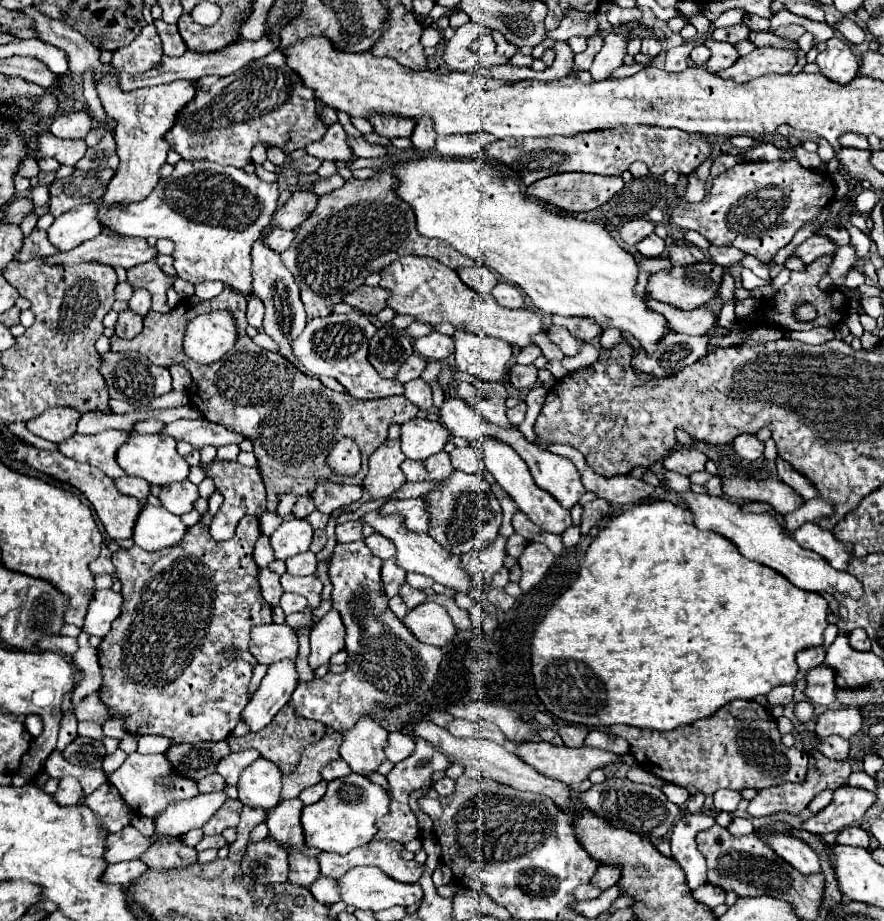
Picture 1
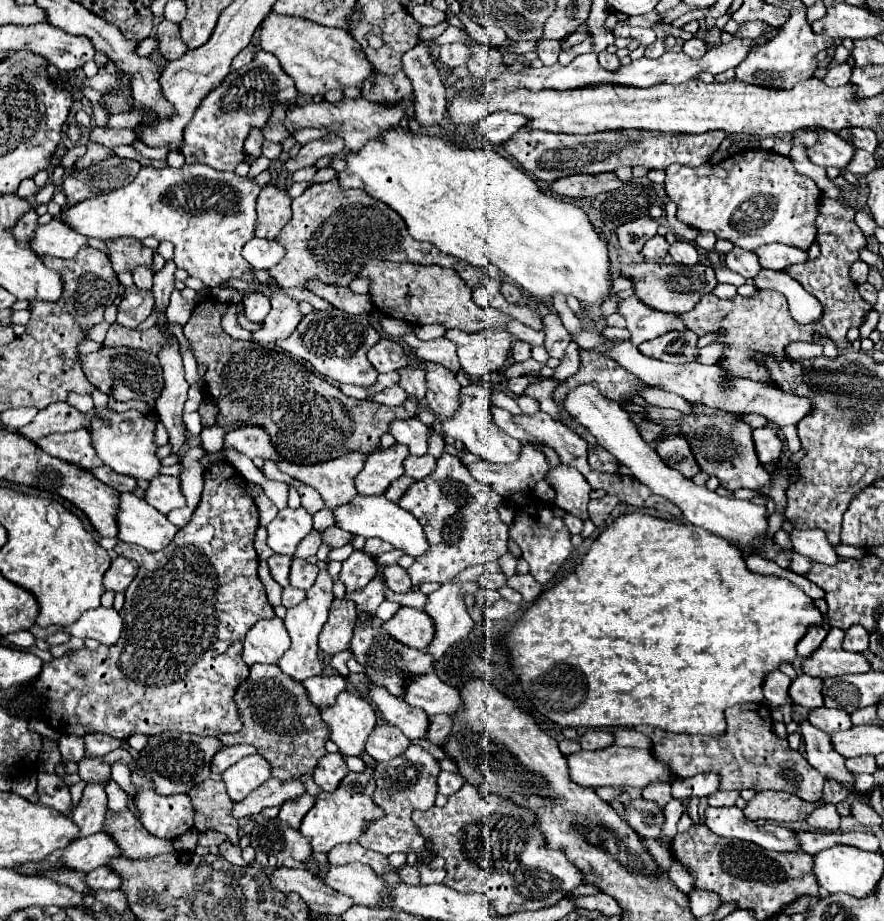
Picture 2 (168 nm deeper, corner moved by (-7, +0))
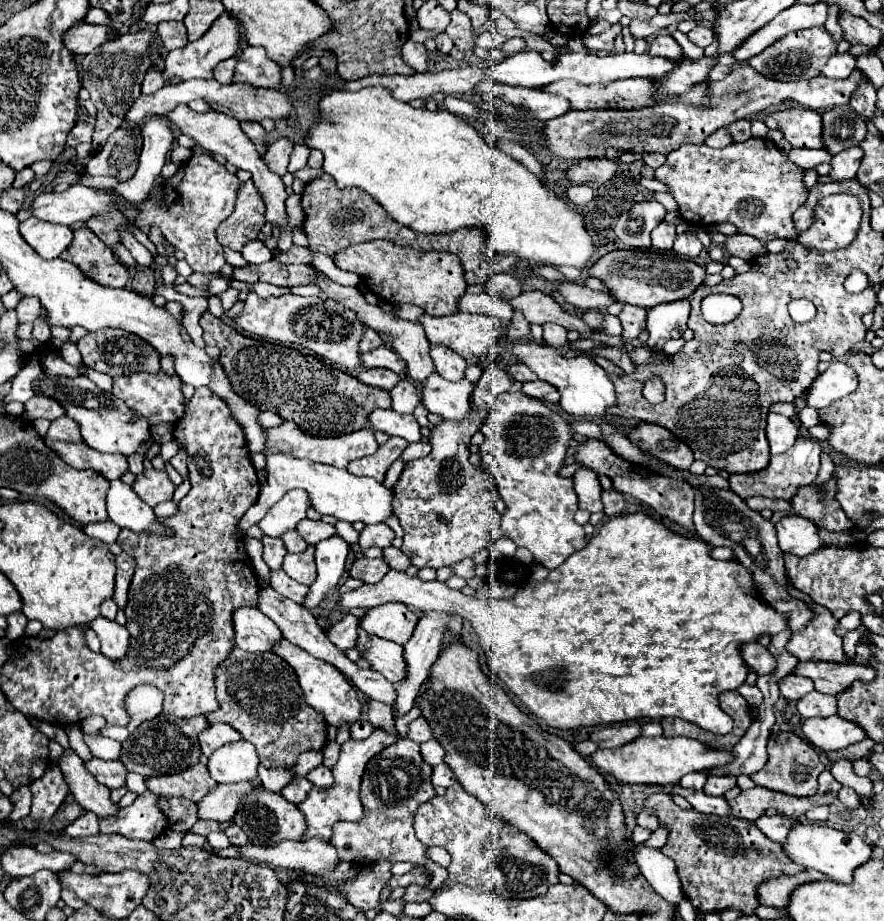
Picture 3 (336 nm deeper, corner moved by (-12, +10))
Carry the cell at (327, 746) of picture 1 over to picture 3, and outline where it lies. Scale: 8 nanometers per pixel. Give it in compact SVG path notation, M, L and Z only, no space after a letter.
M234 783L234 785L216 785L208 791L208 795L196 803L198 819L212 819L218 823L232 821L238 805L242 803L242 795L254 789L250 783Z

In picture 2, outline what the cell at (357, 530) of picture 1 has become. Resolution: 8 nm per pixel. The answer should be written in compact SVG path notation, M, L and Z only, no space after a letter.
M337 525L325 529L321 535L323 535L323 541L329 543L331 547L343 547L343 545L351 543L351 539L353 539L353 535L351 535L349 531L343 531L343 529L337 527Z

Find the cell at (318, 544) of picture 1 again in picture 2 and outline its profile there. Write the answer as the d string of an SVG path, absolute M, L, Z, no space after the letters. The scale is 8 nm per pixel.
M313 529L313 531L299 543L299 549L295 551L295 557L307 559L307 557L311 557L311 555L317 555L319 545L321 545L321 533Z

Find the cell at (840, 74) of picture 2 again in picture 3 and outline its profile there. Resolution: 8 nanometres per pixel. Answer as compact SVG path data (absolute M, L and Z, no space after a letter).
M834 53L822 69L822 75L830 79L846 79L856 69L856 59L850 53Z

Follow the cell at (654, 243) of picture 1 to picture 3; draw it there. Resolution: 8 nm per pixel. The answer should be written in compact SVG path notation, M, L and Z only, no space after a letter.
M666 221L656 225L656 229L652 231L652 247L658 251L670 251L674 239L676 239L676 227L668 225Z

